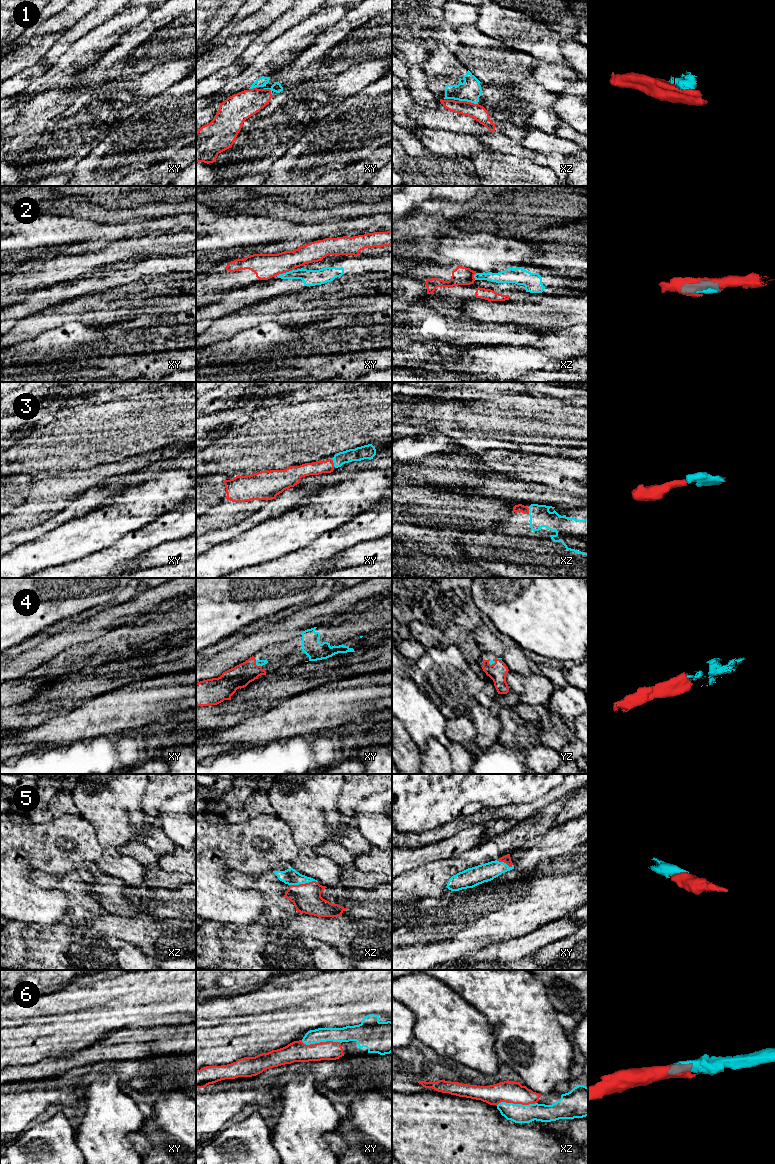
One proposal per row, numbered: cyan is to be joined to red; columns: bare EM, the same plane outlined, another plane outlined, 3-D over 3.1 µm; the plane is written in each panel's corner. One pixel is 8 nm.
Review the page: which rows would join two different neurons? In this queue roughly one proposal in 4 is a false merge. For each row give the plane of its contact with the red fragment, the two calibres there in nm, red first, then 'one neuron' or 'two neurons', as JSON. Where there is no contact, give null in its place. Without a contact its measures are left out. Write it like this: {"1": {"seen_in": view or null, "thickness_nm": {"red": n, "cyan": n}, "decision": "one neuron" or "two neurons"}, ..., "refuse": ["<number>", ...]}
{"1": {"seen_in": "xz", "thickness_nm": {"red": 120, "cyan": 180}, "decision": "one neuron"}, "2": {"seen_in": "xy", "thickness_nm": {"red": 200, "cyan": 130}, "decision": "two neurons"}, "3": {"seen_in": "xy", "thickness_nm": {"red": 110, "cyan": 110}, "decision": "one neuron"}, "4": {"seen_in": "xy", "thickness_nm": {"red": 180, "cyan": 50}, "decision": "one neuron"}, "5": {"seen_in": "xz", "thickness_nm": {"red": 220, "cyan": 130}, "decision": "one neuron"}, "6": {"seen_in": "xy", "thickness_nm": {"red": 170, "cyan": 130}, "decision": "one neuron"}, "refuse": ["2"]}

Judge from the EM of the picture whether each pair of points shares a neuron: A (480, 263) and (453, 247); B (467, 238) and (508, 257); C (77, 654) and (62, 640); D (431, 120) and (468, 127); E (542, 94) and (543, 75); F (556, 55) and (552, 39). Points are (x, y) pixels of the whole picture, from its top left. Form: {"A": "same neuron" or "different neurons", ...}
{"A": "same neuron", "B": "same neuron", "C": "different neurons", "D": "same neuron", "E": "different neurons", "F": "same neuron"}

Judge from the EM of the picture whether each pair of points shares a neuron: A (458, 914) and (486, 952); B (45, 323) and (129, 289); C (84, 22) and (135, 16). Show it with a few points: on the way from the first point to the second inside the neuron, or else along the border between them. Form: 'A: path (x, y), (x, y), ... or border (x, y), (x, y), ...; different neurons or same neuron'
A: border (505, 939), (483, 946), (474, 953), (462, 958); different neurons
B: path (66, 311), (69, 311), (76, 304), (108, 295); same neuron
C: border (122, 11), (88, 32); different neurons

